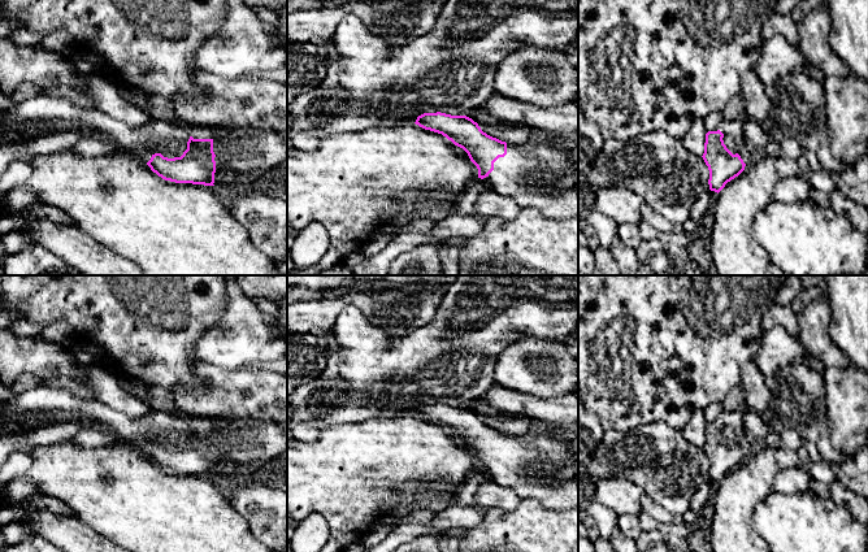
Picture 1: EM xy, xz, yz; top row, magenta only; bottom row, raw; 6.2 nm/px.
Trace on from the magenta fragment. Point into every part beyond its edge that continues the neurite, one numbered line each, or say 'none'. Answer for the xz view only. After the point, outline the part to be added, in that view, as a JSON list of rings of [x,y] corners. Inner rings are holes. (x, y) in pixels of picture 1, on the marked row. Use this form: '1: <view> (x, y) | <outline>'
1: xz (539, 175) | [[[543,142],[522,145],[507,144],[507,155],[494,162],[494,170],[483,178],[499,195],[513,199],[522,209],[539,209],[552,220],[578,216],[578,169],[567,158],[568,145]]]

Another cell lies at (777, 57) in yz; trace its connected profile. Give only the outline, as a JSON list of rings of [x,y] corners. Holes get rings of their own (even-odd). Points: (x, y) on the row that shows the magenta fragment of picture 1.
[[[776,35],[763,40],[760,55],[752,70],[767,88],[785,75],[794,74],[799,68],[807,66],[797,45],[791,45],[782,36]]]

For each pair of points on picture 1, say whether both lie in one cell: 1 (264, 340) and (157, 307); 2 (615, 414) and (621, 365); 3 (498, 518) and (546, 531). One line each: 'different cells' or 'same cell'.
1: different cells
2: same cell
3: same cell

